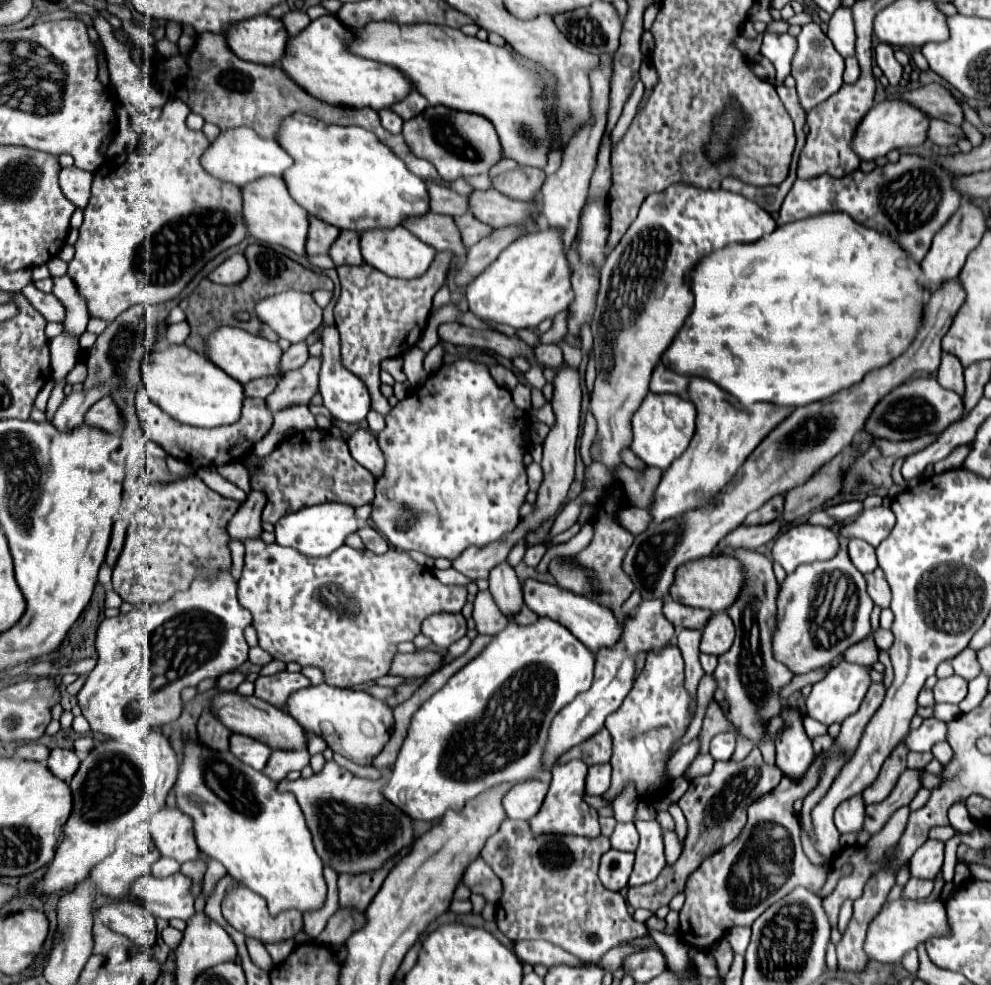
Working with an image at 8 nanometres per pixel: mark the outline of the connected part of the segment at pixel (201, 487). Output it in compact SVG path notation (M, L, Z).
M198 476L180 478L174 482L152 482L150 486L138 490L132 500L132 510L128 512L128 530L124 548L114 564L112 572L112 590L124 600L134 606L138 604L162 604L168 602L176 592L184 592L190 588L194 578L198 576L212 576L216 578L218 572L224 572L232 566L230 558L230 536L228 536L228 522L238 512L242 502L220 496L218 492L210 490Z

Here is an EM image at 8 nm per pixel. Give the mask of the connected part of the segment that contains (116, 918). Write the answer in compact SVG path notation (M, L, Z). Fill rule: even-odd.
M118 900L116 904L108 904L108 906L100 908L96 912L96 918L102 924L106 924L110 930L126 936L128 940L132 940L134 944L138 944L142 948L152 948L156 944L156 936L158 936L156 920L154 920L154 916L146 908L140 908L140 902L120 902Z

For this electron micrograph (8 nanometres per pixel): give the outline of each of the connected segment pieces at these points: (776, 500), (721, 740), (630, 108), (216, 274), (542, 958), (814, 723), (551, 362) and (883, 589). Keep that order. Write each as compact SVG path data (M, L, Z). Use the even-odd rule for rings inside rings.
M772 496L760 510L752 512L748 518L746 518L746 526L750 524L766 524L766 522L772 522L776 520L784 510L784 496Z
M716 734L710 742L710 754L716 760L730 760L736 746L736 734Z
M641 81L637 82L629 100L624 105L620 120L616 124L616 128L612 130L610 138L612 138L612 146L616 146L616 142L620 142L622 134L628 130L633 118L637 113L639 102L644 94L644 85Z
M234 254L228 260L224 260L216 270L210 272L210 280L216 284L240 284L244 278L248 276L248 262L244 258L244 254Z
M516 940L512 942L512 952L526 964L546 964L556 966L556 964L582 964L562 948L544 942L544 940Z
M810 716L804 718L804 728L806 728L806 734L810 740L814 740L816 736L824 736L828 728L824 728L824 724L820 724L818 720L812 720Z
M542 344L536 348L536 360L544 364L544 368L552 368L562 364L562 350L556 344Z
M876 568L874 572L866 574L866 582L868 582L868 594L872 596L874 604L878 604L880 608L888 608L892 600L892 592L890 592L886 574L880 568Z

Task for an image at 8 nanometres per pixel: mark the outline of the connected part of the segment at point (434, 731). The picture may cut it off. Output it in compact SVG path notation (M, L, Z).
M538 618L536 624L520 626L510 622L492 638L486 650L458 670L444 688L440 688L412 716L408 736L394 762L384 796L414 820L436 820L446 810L462 810L468 800L502 782L542 780L550 782L550 772L542 768L542 750L548 738L552 718L576 694L592 684L594 654L560 622Z

